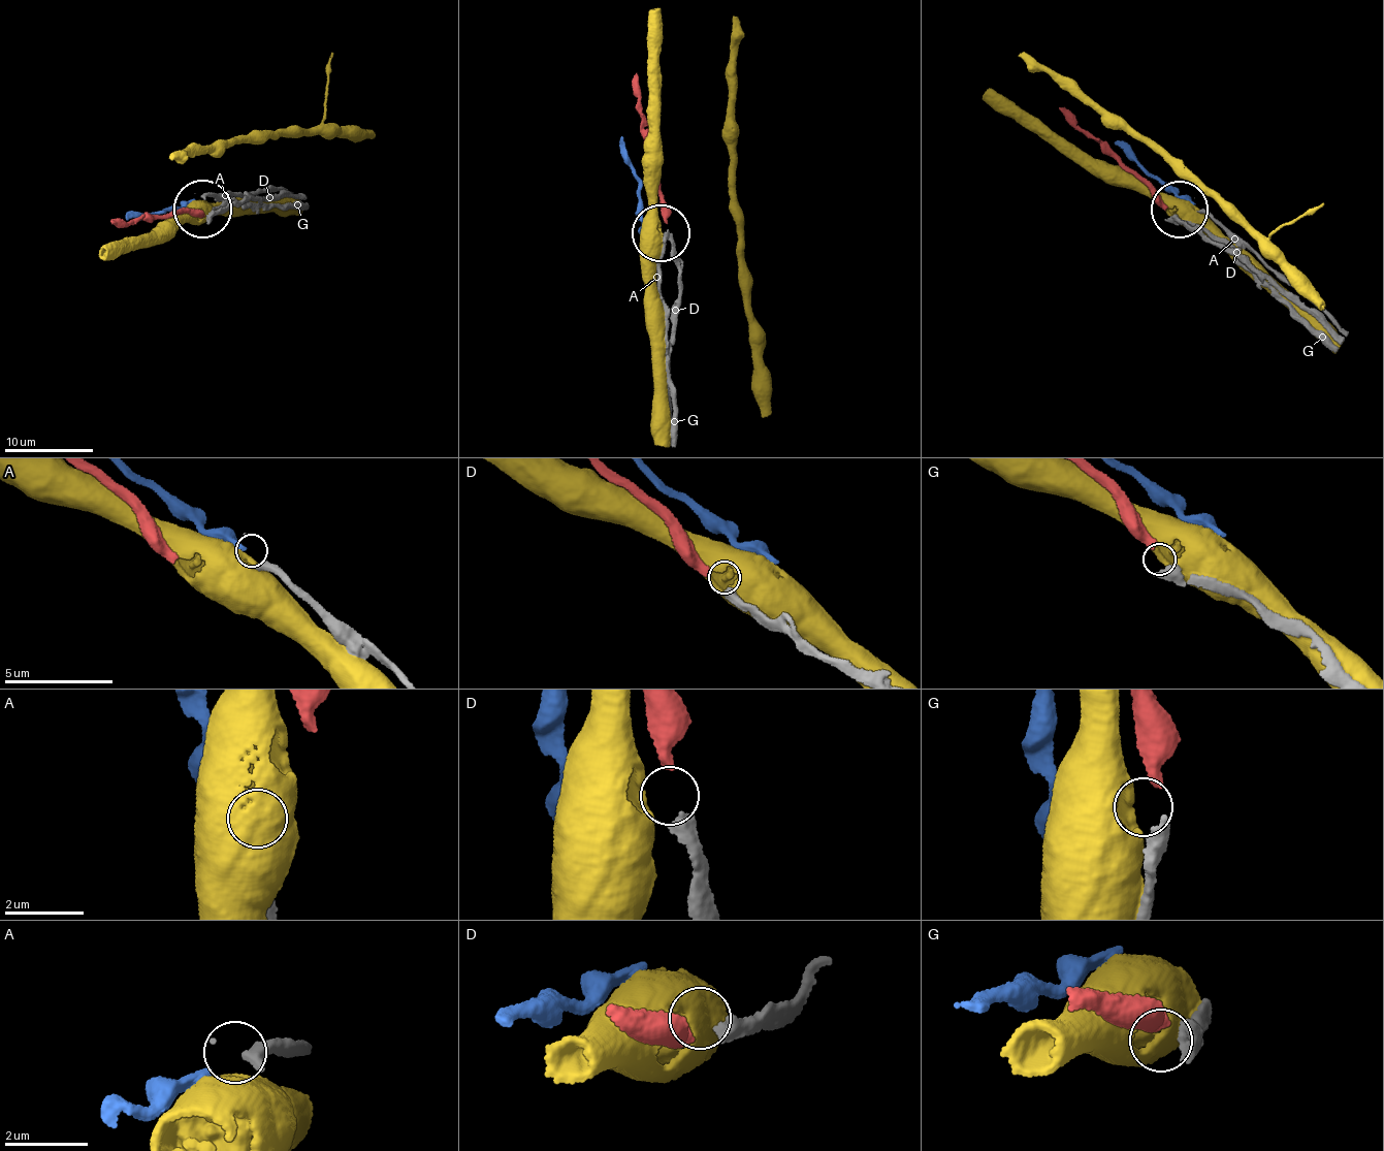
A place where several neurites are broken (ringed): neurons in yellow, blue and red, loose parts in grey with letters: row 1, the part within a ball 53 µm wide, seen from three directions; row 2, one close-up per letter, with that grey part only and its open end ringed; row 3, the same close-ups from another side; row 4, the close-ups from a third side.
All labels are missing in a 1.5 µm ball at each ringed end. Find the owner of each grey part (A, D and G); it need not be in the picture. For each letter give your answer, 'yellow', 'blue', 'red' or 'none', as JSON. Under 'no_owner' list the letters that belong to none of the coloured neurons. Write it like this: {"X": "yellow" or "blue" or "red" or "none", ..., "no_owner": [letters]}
{"A": "none", "D": "red", "G": "none", "no_owner": ["A", "G"]}

